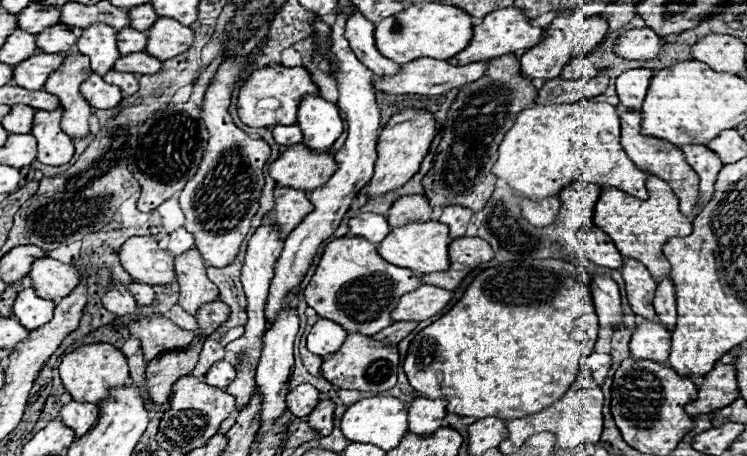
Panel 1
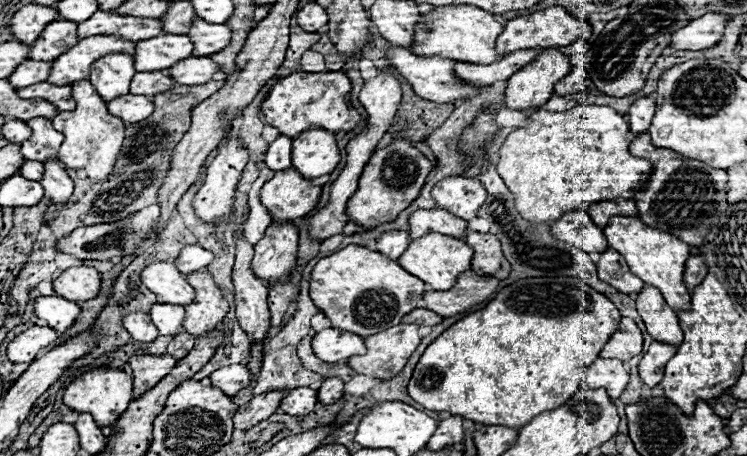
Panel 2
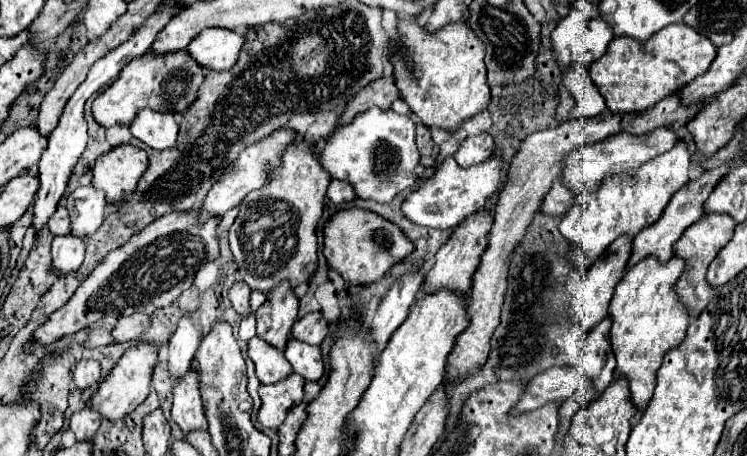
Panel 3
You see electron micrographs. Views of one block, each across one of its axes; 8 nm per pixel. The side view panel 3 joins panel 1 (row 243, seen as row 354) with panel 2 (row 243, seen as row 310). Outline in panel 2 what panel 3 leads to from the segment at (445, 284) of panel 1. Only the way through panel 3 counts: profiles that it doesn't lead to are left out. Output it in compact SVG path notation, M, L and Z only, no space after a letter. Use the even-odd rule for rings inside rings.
M466 232L466 242L474 248L472 258L472 274L476 276L494 276L494 278L508 278L510 264L500 250L500 240L494 234L480 234L480 232Z

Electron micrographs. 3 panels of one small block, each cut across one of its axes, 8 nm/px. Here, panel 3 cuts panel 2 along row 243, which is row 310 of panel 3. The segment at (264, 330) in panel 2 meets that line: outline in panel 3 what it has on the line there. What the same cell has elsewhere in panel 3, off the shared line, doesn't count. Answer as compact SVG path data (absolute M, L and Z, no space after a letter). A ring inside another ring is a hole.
M236 282L236 284L230 288L228 298L230 298L230 302L232 302L232 308L234 308L238 314L246 314L246 312L248 312L250 294L252 294L252 290L250 290L250 286L244 284L244 282Z

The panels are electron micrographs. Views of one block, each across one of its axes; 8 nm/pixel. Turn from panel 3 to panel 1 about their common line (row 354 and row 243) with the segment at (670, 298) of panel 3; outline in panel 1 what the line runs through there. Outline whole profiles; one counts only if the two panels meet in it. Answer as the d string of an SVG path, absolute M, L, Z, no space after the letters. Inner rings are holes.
M650 174L646 180L646 188L650 198L634 200L634 196L626 196L624 192L618 192L616 188L602 186L598 204L594 208L594 224L612 238L612 242L616 244L622 256L636 258L650 270L654 278L658 278L670 272L670 262L662 254L662 246L670 238L688 236L692 232L692 218L684 216L678 210L678 198L674 196L672 188L658 176Z

